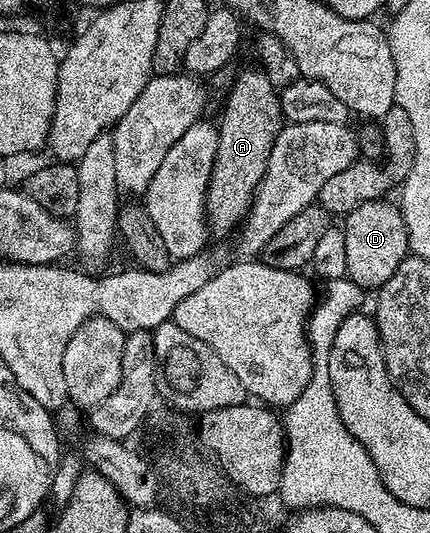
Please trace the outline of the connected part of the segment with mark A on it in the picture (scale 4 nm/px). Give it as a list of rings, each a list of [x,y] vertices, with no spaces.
[[[256,68],[245,69],[234,79],[217,125],[217,150],[205,196],[205,220],[210,230],[221,237],[229,232],[230,236],[248,215],[283,124],[278,86],[264,68]]]

